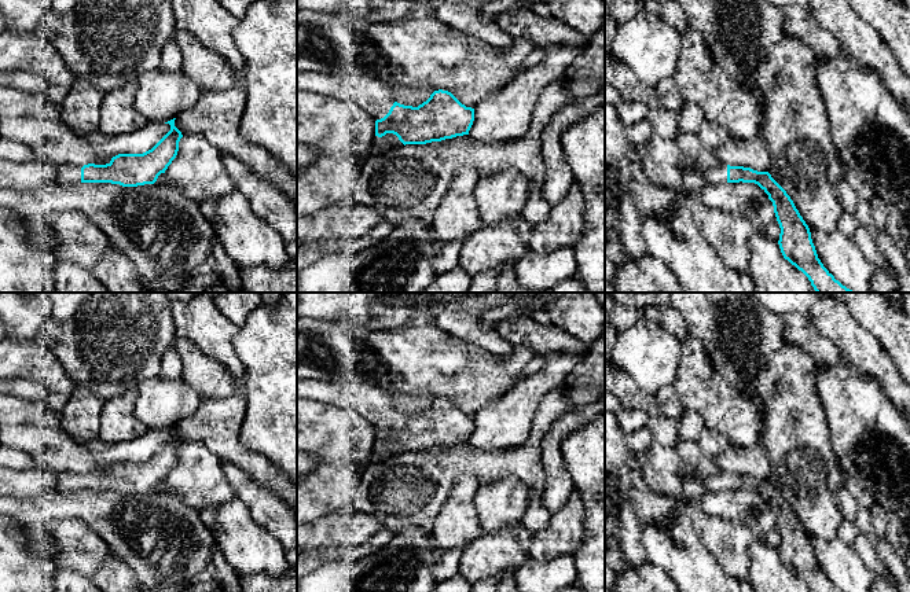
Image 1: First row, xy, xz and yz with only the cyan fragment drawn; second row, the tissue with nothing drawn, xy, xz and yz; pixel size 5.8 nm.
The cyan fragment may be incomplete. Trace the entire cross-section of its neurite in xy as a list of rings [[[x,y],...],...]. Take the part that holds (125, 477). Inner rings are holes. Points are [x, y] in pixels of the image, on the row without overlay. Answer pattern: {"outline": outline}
{"outline": [[[175,427],[165,431],[170,438],[148,459],[143,462],[118,462],[106,473],[56,473],[54,490],[111,490],[122,494],[154,492],[161,481],[176,466],[181,440]]]}

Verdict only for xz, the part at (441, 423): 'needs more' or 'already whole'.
needs more

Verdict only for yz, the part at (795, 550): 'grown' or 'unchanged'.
grown

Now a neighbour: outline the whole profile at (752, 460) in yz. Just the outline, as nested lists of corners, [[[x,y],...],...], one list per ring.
[[[760,444],[751,446],[731,445],[712,460],[726,473],[768,479],[770,457]]]

